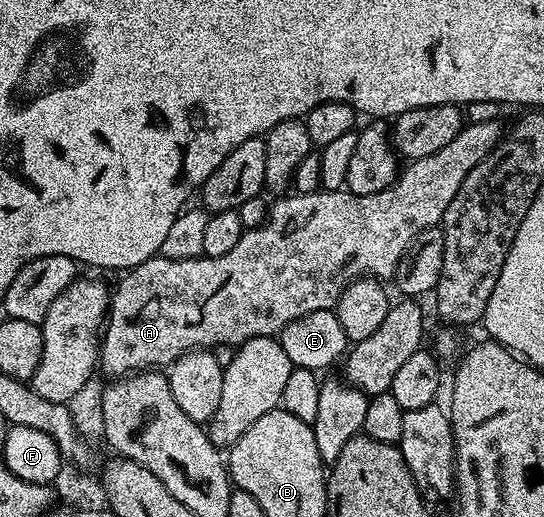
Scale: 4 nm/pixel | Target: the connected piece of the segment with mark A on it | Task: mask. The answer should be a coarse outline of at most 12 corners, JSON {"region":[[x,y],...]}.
{"region":[[464,124],[385,191],[283,195],[220,257],[122,274],[101,373],[275,337],[394,278],[504,140]]}

